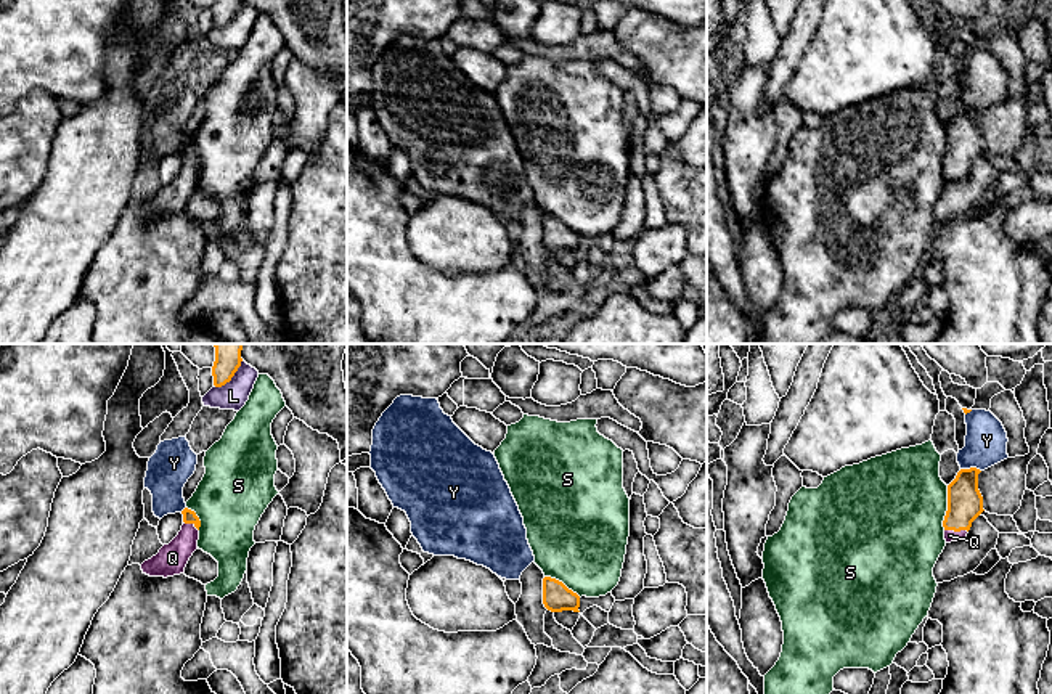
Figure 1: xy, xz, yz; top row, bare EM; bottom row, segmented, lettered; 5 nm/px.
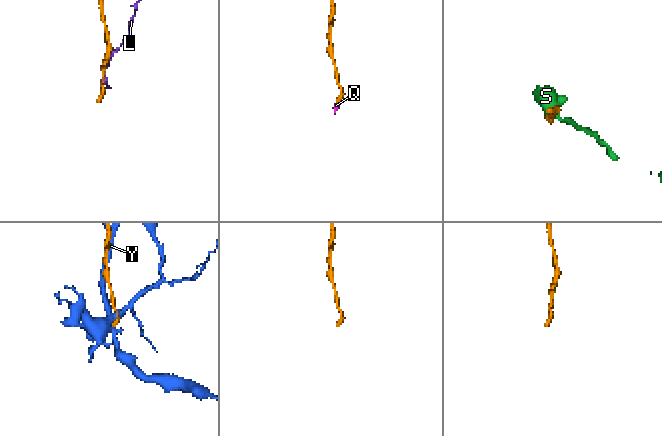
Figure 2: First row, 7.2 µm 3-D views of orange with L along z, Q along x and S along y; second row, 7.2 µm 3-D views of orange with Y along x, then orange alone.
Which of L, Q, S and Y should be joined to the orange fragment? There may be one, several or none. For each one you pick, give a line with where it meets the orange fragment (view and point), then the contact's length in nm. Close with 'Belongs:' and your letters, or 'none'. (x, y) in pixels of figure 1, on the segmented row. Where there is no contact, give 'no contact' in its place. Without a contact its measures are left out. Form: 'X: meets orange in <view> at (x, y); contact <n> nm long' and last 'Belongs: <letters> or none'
Q: meets orange in yz at (956, 530); contact 120 nm long
Belongs: Q

